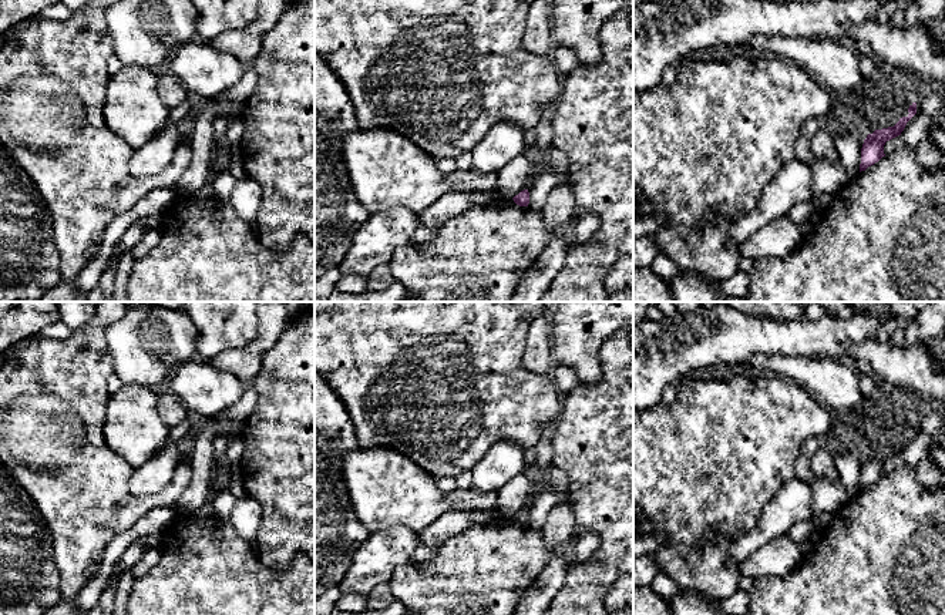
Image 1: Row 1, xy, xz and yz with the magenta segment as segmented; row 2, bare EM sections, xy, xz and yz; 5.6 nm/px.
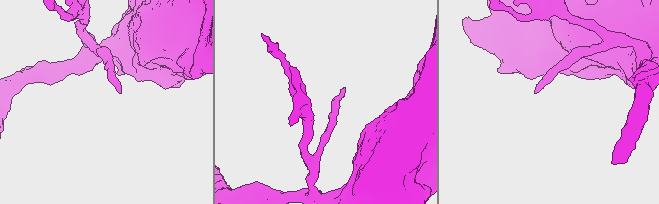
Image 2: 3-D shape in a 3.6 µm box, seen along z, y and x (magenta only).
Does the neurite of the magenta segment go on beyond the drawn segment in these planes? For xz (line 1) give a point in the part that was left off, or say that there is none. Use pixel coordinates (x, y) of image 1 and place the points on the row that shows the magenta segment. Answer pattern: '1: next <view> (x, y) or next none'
1: next none

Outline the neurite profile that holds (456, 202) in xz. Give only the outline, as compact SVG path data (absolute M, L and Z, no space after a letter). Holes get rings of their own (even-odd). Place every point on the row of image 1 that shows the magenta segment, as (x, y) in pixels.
M453 191L430 208L418 212L420 225L413 235L413 243L424 243L450 218L474 205L472 191Z

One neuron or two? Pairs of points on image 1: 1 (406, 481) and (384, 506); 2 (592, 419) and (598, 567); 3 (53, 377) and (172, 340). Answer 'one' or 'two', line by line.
1: one
2: one
3: two

